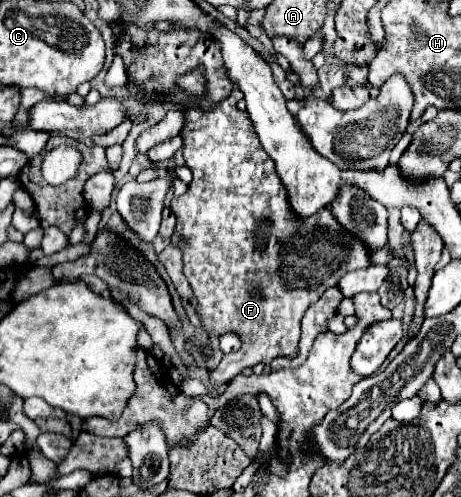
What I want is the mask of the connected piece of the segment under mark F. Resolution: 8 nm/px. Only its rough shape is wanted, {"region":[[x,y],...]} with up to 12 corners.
{"region":[[234,97],[184,109],[170,207],[212,371],[296,357],[364,241],[304,221]]}

